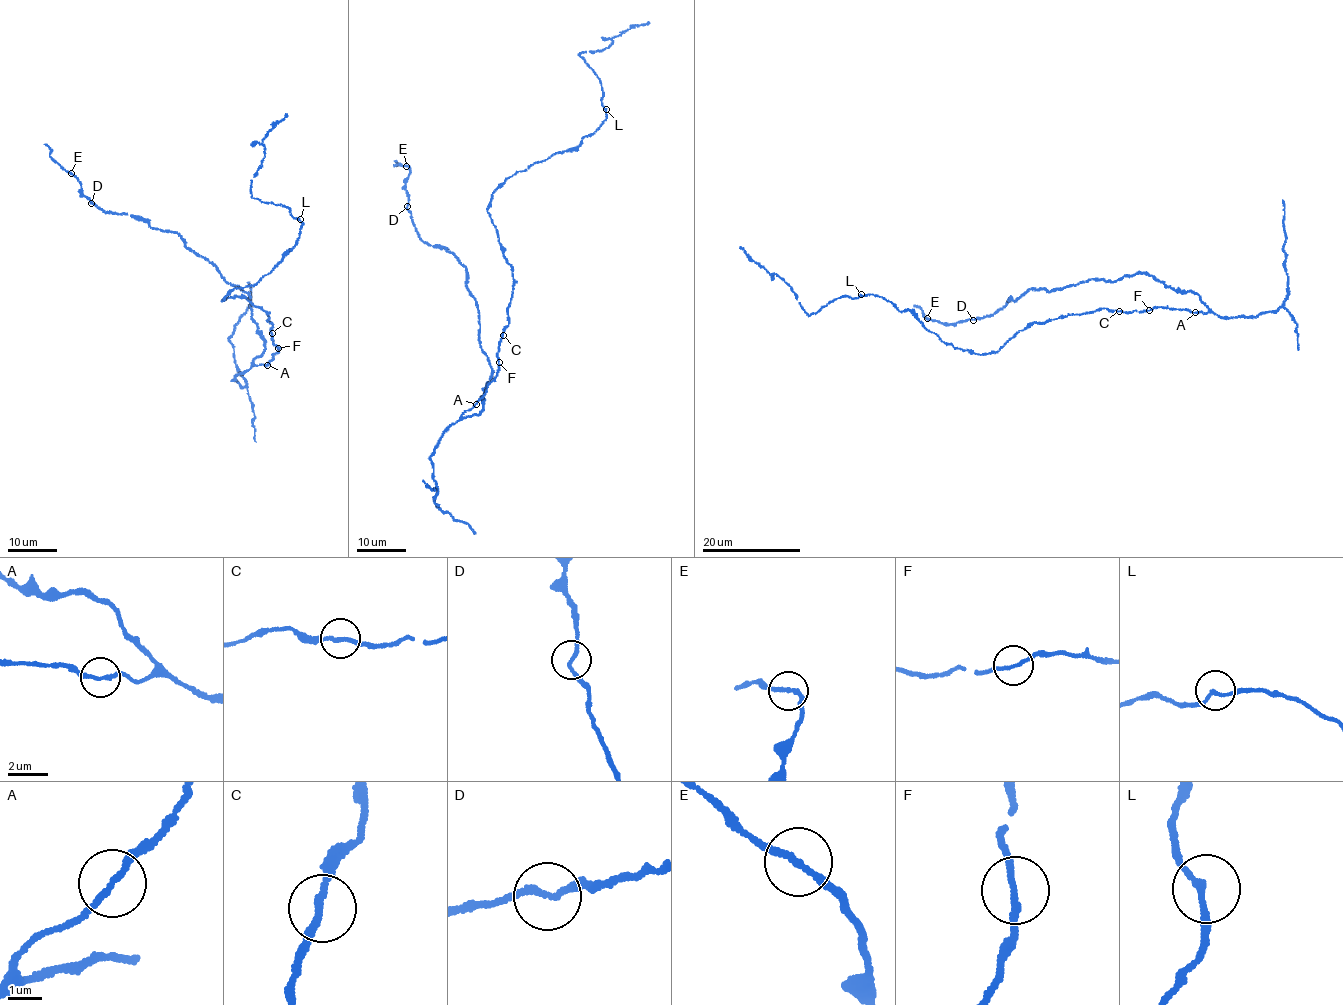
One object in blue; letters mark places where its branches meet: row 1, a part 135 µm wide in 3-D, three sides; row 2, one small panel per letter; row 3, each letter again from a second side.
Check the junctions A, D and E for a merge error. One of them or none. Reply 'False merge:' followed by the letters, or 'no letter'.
False merge: no letter

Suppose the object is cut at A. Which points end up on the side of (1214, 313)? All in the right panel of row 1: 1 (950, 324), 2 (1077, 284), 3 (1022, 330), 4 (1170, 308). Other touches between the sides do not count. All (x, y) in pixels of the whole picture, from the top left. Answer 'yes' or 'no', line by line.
1: yes
2: yes
3: no
4: no

